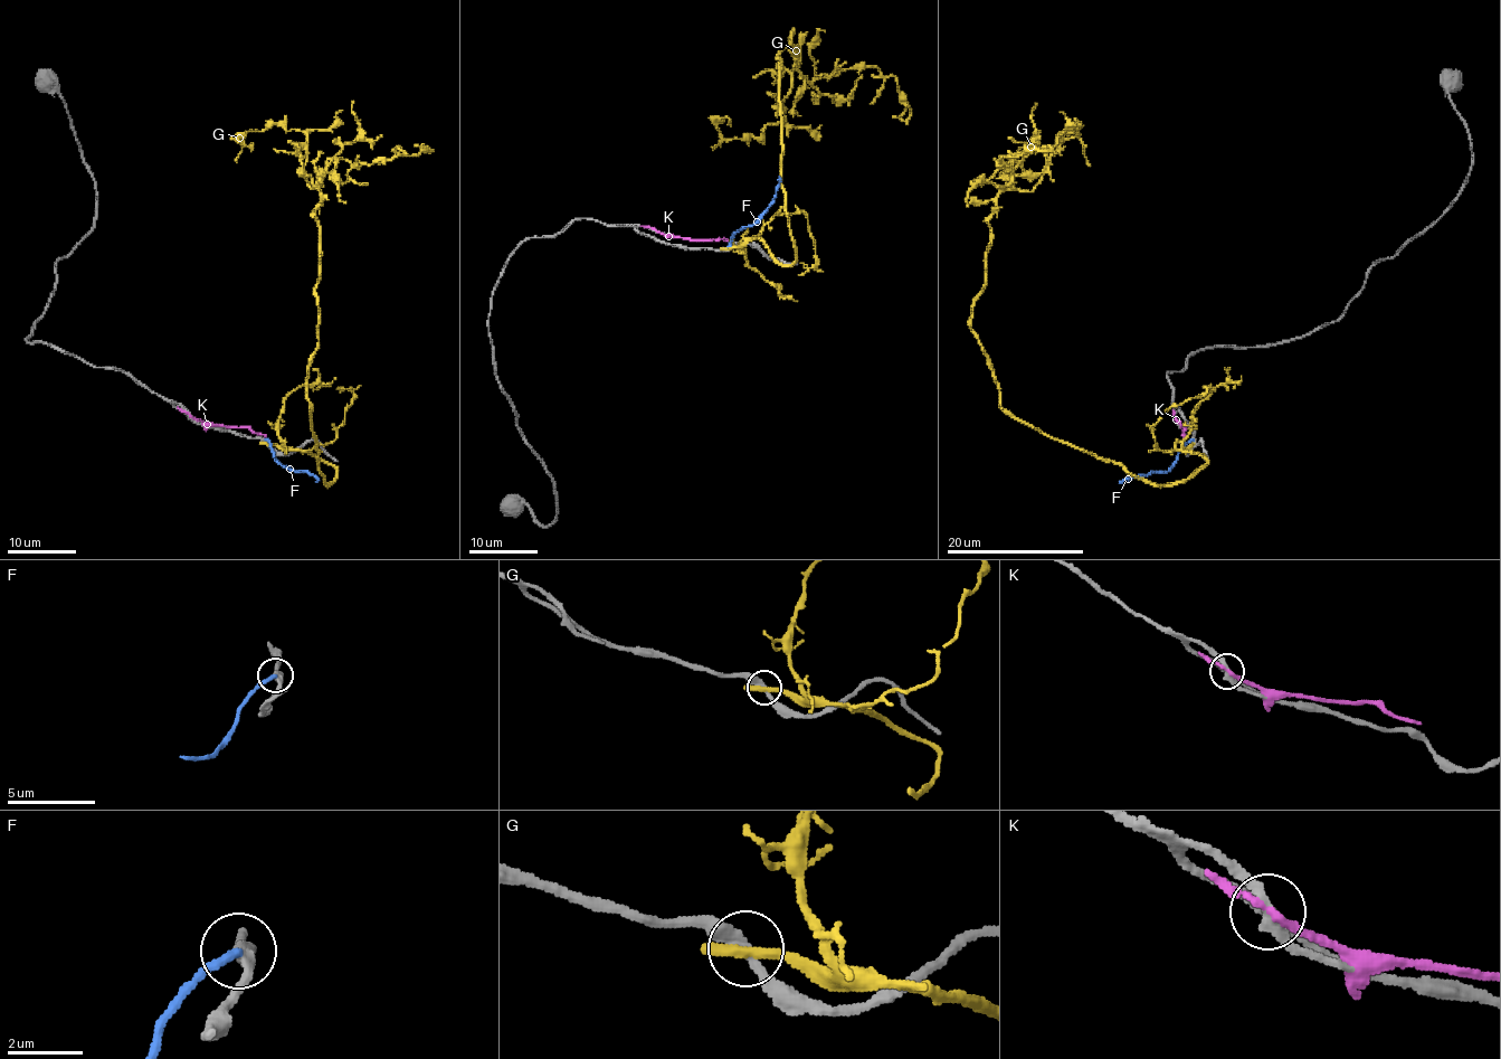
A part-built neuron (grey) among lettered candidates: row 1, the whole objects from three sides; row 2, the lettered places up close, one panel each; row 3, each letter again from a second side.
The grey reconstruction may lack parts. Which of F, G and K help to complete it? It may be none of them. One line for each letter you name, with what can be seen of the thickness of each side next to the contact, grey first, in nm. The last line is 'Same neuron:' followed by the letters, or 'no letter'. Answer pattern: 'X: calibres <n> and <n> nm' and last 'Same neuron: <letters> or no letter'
Same neuron: no letter

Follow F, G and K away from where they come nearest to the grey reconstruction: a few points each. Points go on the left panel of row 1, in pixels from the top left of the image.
F: (266, 438), (274, 457), (293, 471), (304, 470), (316, 482)
G: (268, 443), (335, 478), (306, 396), (321, 192), (304, 134), (271, 124), (238, 139), (253, 142)
K: (190, 415), (202, 423), (250, 427), (266, 436)

